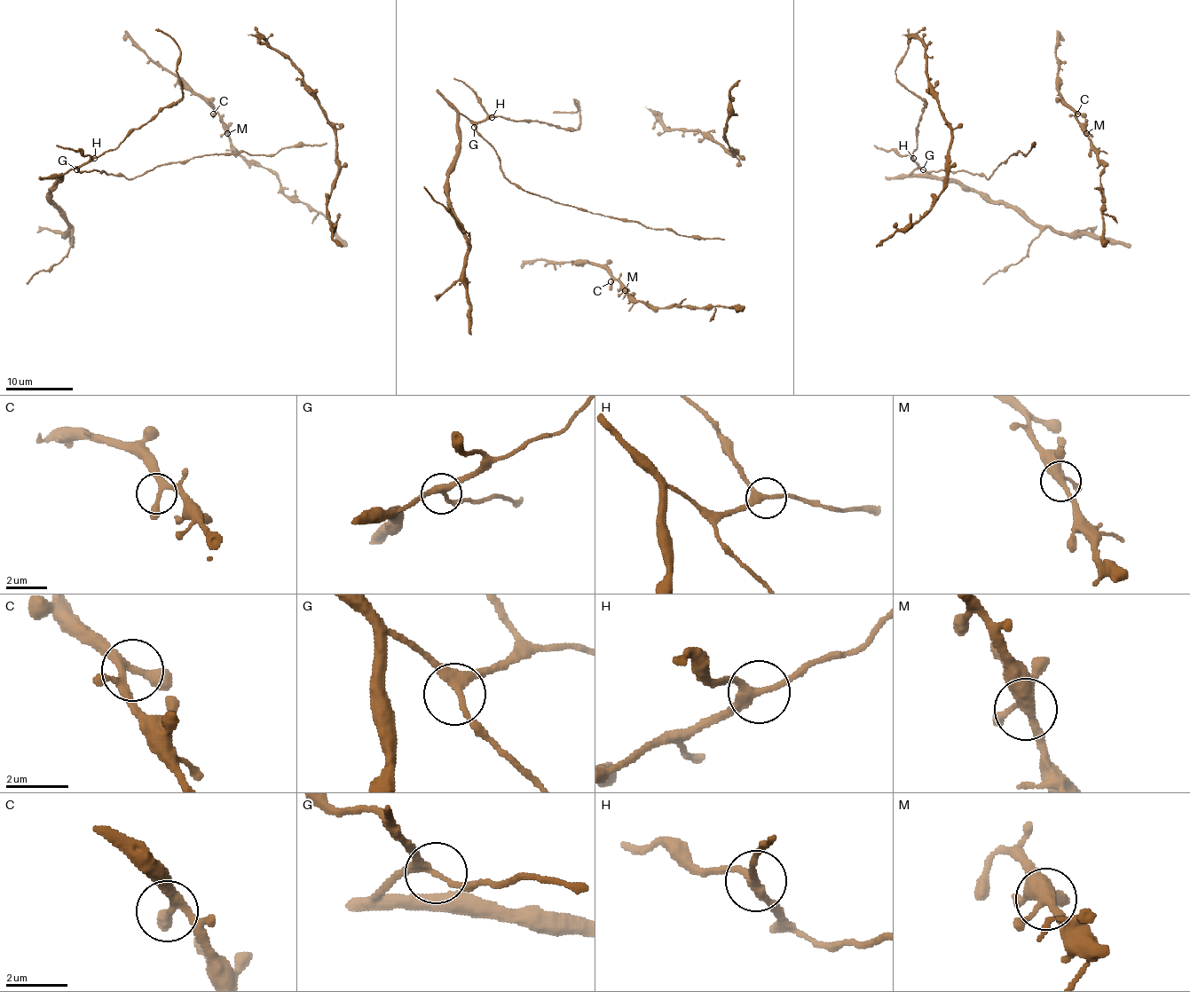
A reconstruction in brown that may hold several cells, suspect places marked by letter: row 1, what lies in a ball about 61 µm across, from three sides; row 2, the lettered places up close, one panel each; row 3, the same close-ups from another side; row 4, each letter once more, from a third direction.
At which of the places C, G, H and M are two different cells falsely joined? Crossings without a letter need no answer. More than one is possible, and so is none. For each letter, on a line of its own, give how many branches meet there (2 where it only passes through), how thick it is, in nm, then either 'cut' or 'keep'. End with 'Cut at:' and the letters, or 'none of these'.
C: 3 branches meet; 240 nm thick; keep
G: 3 branches meet; 280 nm thick; keep
H: 3 branches meet; 260 nm thick; keep
M: 4 branches meet; 340 nm thick; keep
Cut at: none of these

